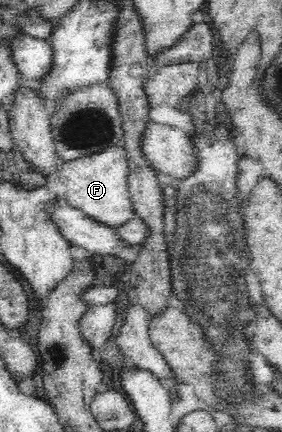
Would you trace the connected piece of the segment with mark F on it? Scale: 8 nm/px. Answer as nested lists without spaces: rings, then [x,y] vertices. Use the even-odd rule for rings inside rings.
[[[112,146],[91,156],[65,161],[55,173],[64,183],[64,196],[69,206],[82,210],[98,222],[118,228],[136,217],[129,192],[128,154],[122,146]]]

